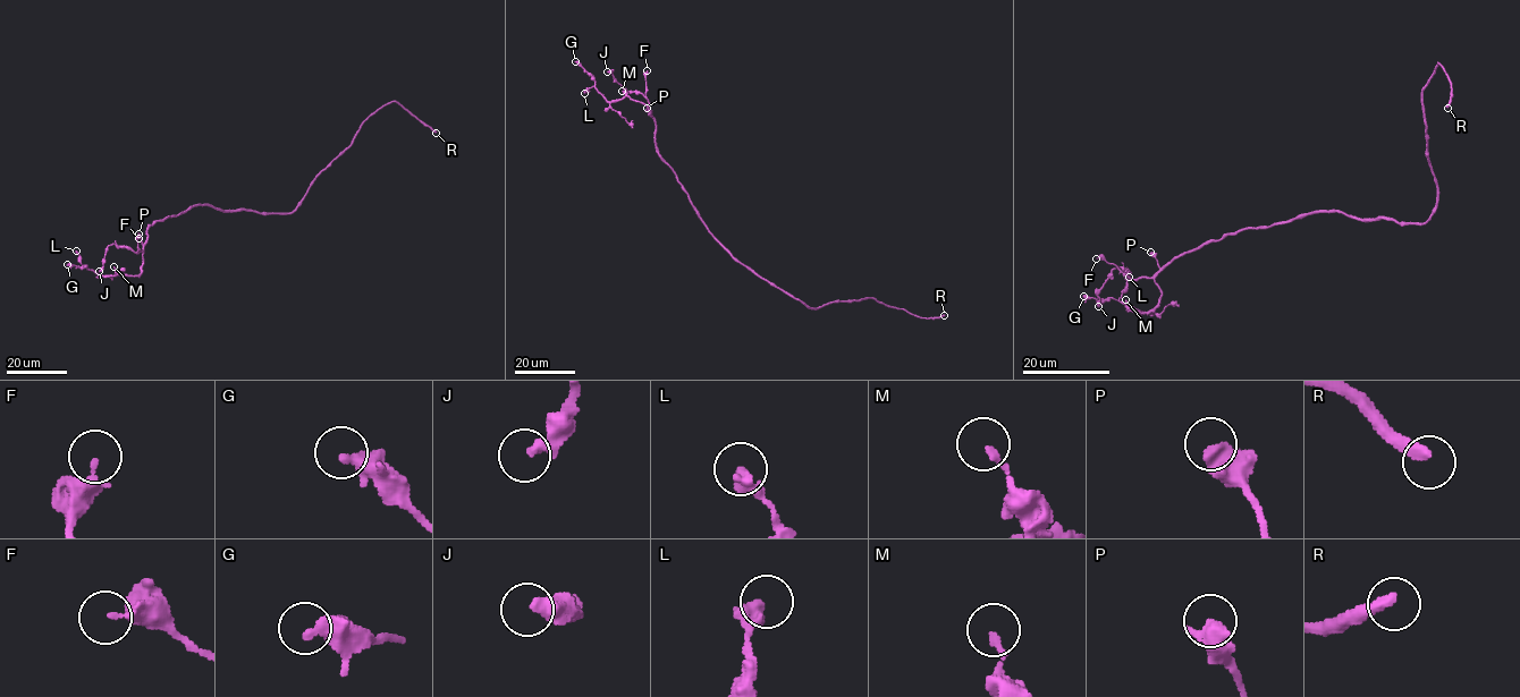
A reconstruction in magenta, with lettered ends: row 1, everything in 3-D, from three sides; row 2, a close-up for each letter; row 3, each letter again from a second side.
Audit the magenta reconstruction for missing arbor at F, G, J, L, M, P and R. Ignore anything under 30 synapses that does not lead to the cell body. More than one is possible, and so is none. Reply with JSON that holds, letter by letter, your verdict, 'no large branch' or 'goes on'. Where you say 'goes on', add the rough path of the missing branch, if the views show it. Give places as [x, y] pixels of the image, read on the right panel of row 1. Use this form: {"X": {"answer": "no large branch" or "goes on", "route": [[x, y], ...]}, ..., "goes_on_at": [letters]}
{"F": {"answer": "no large branch"}, "G": {"answer": "no large branch"}, "J": {"answer": "no large branch"}, "L": {"answer": "no large branch"}, "M": {"answer": "no large branch"}, "P": {"answer": "no large branch"}, "R": {"answer": "goes on", "route": [[1447, 108], [1412, 112], [1391, 138], [1392, 146], [1384, 159], [1366, 172], [1328, 169], [1315, 162], [1318, 135]]}, "goes_on_at": ["R"]}

